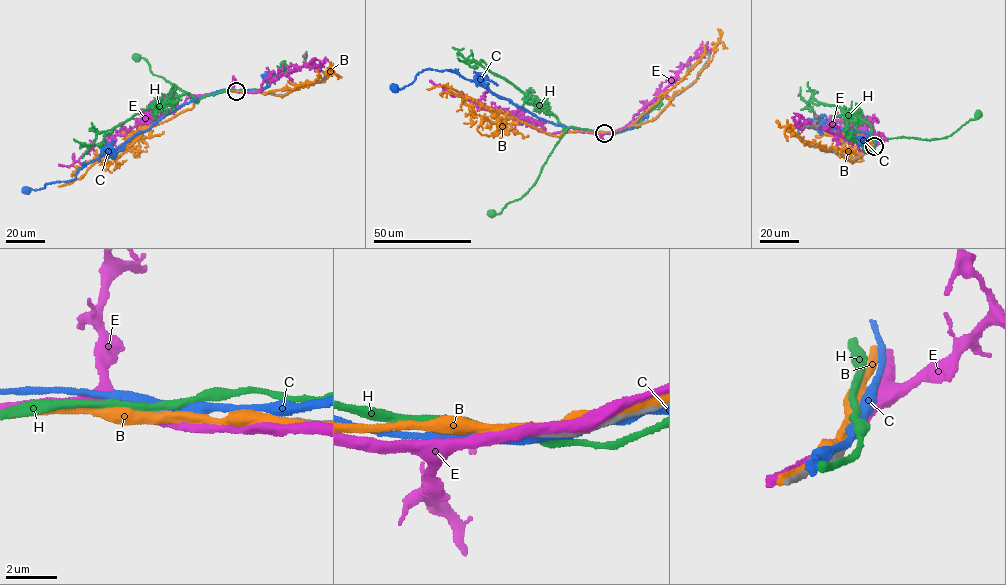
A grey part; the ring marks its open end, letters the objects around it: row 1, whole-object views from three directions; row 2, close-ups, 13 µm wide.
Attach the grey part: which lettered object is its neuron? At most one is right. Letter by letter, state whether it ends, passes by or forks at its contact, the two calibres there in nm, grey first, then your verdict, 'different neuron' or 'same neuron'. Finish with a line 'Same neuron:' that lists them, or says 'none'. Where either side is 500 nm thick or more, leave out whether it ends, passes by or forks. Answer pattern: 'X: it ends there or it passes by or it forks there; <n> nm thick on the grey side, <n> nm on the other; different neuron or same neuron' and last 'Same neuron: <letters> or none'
B: it passes by; 240 nm thick on the grey side, 340 nm on the other; different neuron
C: it passes by; 340 nm thick on the grey side, 360 nm on the other; different neuron
E: it passes by; 240 nm thick on the grey side, 380 nm on the other; different neuron
H: it passes by; 320 nm thick on the grey side, 280 nm on the other; different neuron
Same neuron: none

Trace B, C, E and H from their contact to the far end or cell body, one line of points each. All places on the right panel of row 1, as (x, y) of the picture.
B: (873, 147), (877, 136), (876, 144), (858, 134), (832, 134), (844, 135), (846, 149), (855, 147), (844, 146)
C: (874, 147), (875, 138), (866, 131), (846, 132), (808, 122), (802, 128), (804, 122), (818, 129), (821, 125)
E: (874, 148), (878, 132), (873, 138), (854, 125), (851, 128), (848, 122), (824, 122), (821, 115)
H: (874, 146), (871, 135), (875, 139), (941, 139), (978, 114)

